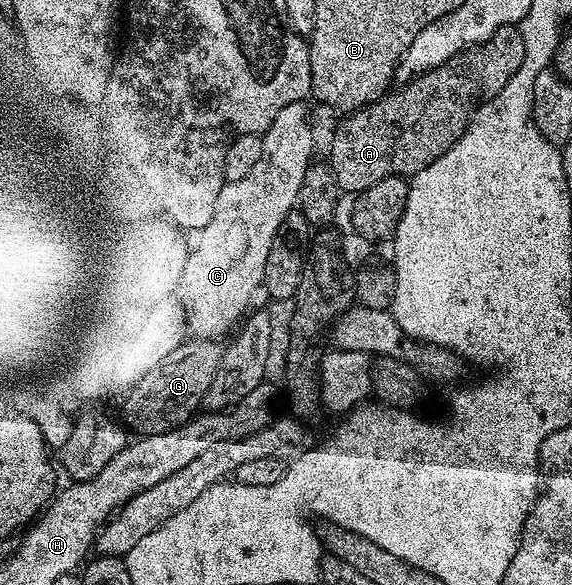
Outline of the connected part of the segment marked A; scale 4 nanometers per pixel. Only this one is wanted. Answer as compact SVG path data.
M519 26L503 27L484 43L467 47L434 70L407 80L401 86L404 87L401 91L393 90L376 102L345 114L341 118L344 120L337 125L336 132L332 135L332 159L330 158L330 166L341 192L359 193L370 189L374 181L382 181L395 175L411 177L426 169L426 165L438 161L438 157L442 157L442 153L446 153L446 149L453 147L462 137L462 133L468 128L469 119L476 114L478 108L493 99L502 85L506 85L506 81L510 81L510 77L518 73L518 65L522 65L525 53L526 45L522 45Z

